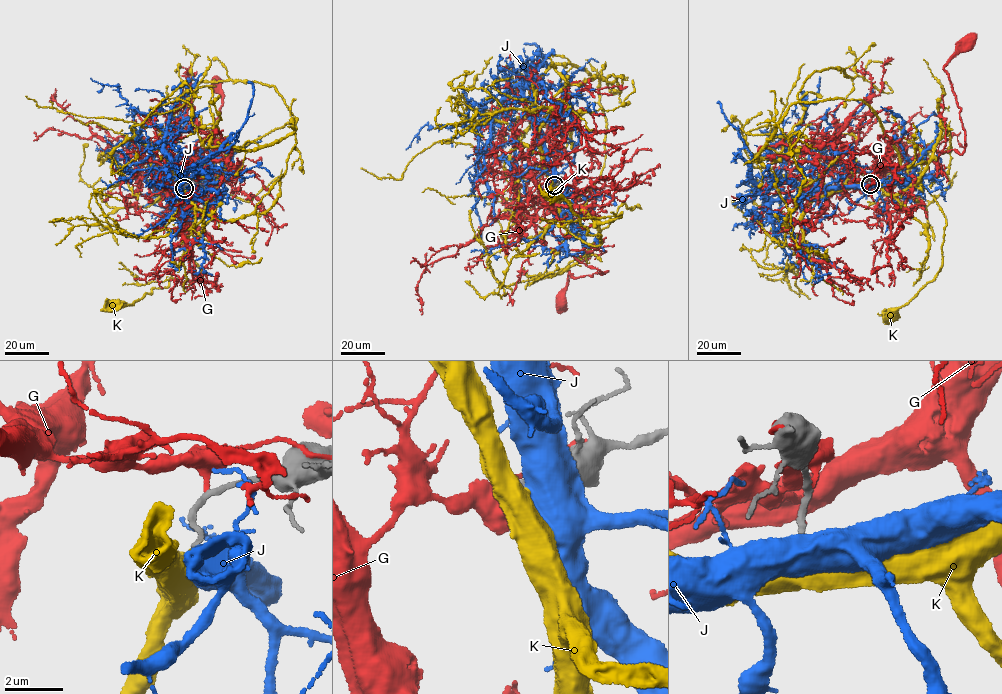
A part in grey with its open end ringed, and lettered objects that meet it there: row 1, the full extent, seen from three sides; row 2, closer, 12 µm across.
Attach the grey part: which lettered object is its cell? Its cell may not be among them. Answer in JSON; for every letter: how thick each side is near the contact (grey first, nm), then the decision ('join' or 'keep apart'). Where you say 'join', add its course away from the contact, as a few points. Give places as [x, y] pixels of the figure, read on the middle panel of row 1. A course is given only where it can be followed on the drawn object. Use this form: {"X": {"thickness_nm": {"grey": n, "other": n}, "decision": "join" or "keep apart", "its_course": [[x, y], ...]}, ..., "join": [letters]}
{"G": {"thickness_nm": {"grey": 190, "other": 240}, "decision": "keep apart"}, "J": {"thickness_nm": {"grey": 180, "other": 750}, "decision": "keep apart"}, "K": {"thickness_nm": {"grey": 170, "other": 340}, "decision": "join", "its_course": [[554, 185], [558, 221], [563, 227], [583, 241], [601, 244], [601, 236], [588, 234], [565, 199], [552, 195]]}, "join": ["K"]}

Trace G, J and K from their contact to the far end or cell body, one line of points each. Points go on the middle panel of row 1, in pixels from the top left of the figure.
G: (553, 186), (542, 192), (553, 234), (578, 260), (607, 271), (573, 278), (568, 272), (561, 301)
J: (554, 185), (545, 142), (531, 118), (521, 90), (515, 86), (479, 129), (478, 157), (472, 183), (481, 244)
K: (554, 185), (558, 221), (563, 227), (583, 241), (601, 244), (601, 236), (588, 234), (565, 199), (552, 195)

